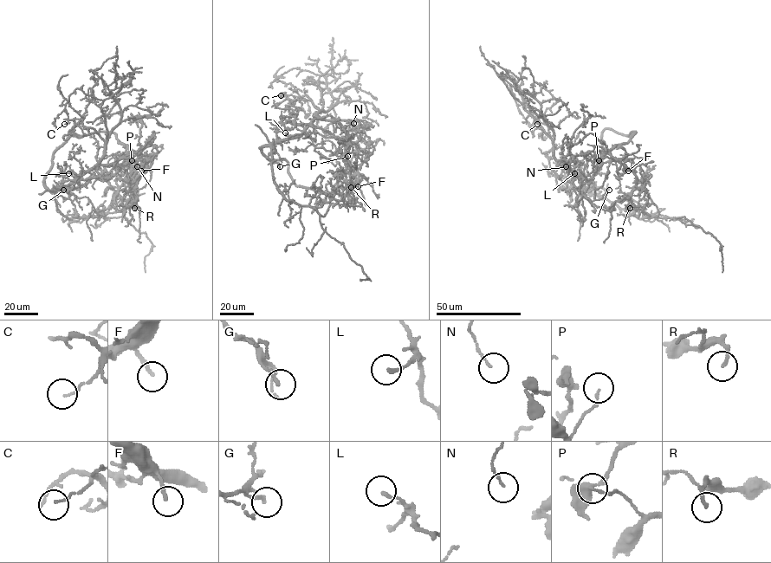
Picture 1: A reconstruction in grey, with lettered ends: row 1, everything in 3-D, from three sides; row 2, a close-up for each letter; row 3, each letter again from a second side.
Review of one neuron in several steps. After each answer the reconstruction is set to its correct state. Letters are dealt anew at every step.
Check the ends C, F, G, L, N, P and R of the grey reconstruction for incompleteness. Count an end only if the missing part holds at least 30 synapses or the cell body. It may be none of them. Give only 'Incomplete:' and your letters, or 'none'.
Incomplete: F, P

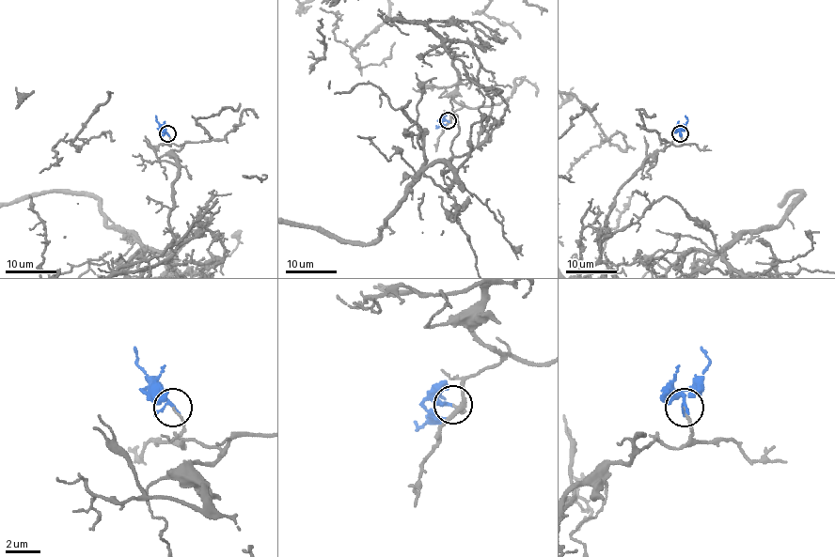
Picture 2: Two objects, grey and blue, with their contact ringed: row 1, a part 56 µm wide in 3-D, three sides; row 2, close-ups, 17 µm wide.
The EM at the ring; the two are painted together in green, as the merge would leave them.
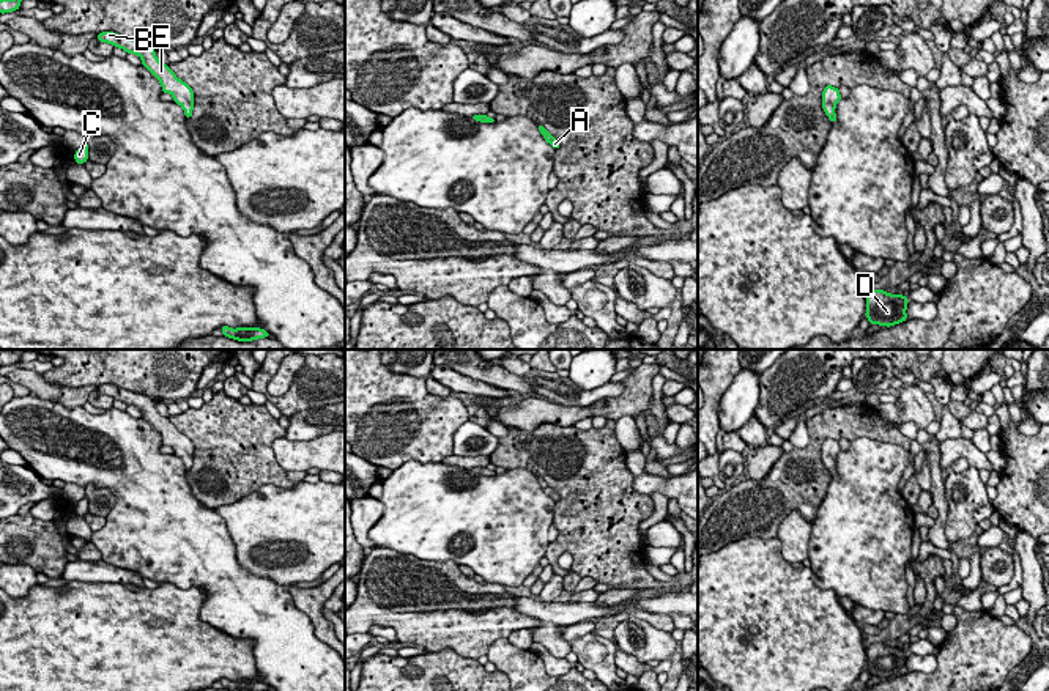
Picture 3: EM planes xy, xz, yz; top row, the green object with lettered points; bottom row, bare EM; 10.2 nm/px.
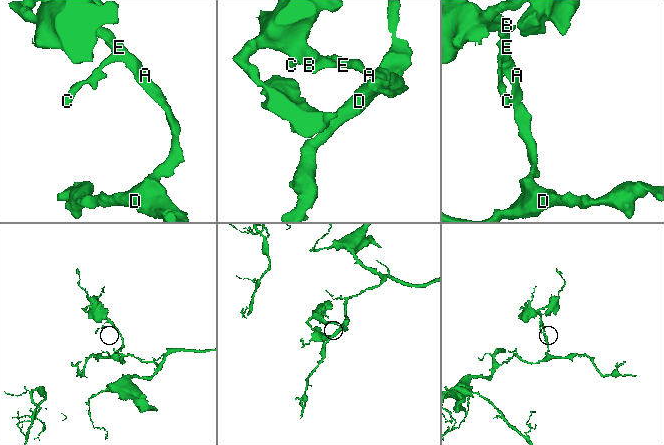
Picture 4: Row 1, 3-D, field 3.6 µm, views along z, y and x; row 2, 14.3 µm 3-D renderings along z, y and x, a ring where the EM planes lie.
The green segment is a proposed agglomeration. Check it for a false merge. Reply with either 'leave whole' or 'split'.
leave whole

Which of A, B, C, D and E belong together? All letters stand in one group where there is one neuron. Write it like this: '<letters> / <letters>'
A B C D E

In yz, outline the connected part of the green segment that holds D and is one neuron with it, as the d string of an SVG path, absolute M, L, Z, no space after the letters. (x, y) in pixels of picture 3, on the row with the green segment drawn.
M873 290L866 294L865 316L871 324L895 326L907 320L906 309L909 299L899 294L890 294L884 290Z

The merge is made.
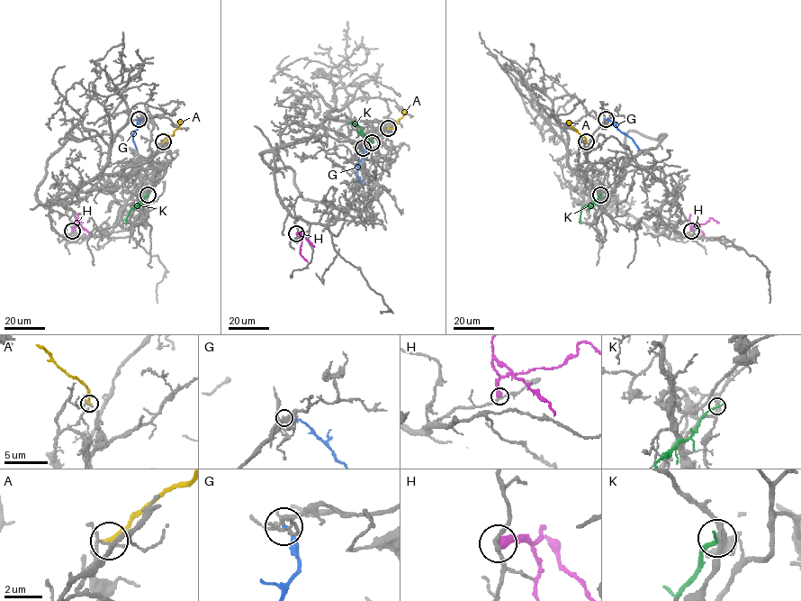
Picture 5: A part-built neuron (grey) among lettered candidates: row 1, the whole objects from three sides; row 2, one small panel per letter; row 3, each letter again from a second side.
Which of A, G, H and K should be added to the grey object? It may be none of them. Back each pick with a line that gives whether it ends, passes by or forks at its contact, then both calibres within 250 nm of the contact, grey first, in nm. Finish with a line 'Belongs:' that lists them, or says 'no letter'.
G: it ends; calibres 180 and 240 nm
Belongs: G

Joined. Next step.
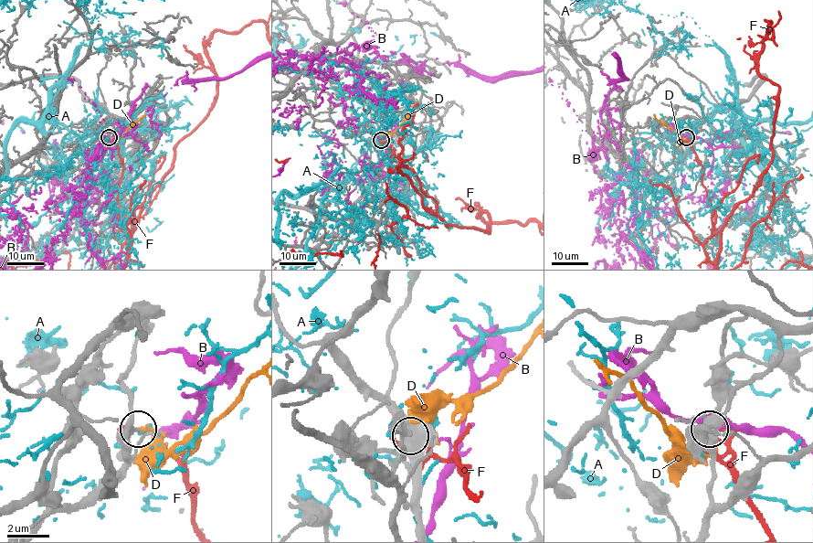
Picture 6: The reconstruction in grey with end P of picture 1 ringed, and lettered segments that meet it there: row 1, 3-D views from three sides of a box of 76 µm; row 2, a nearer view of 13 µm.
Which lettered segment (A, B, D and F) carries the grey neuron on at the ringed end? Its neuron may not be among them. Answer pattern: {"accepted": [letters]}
{"accepted": ["D"]}

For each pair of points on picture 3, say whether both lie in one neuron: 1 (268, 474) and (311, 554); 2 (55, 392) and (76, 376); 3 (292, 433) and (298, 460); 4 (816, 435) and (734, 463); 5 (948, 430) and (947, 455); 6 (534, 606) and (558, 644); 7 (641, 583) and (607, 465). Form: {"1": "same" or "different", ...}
{"1": "different", "2": "different", "3": "different", "4": "different", "5": "different", "6": "different", "7": "same"}

